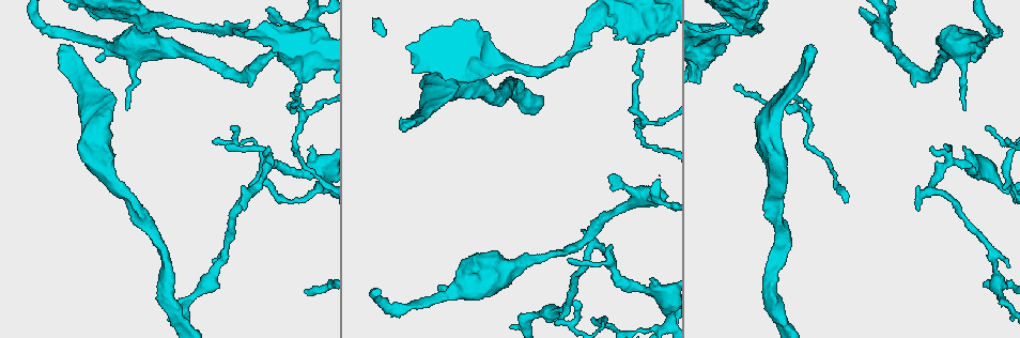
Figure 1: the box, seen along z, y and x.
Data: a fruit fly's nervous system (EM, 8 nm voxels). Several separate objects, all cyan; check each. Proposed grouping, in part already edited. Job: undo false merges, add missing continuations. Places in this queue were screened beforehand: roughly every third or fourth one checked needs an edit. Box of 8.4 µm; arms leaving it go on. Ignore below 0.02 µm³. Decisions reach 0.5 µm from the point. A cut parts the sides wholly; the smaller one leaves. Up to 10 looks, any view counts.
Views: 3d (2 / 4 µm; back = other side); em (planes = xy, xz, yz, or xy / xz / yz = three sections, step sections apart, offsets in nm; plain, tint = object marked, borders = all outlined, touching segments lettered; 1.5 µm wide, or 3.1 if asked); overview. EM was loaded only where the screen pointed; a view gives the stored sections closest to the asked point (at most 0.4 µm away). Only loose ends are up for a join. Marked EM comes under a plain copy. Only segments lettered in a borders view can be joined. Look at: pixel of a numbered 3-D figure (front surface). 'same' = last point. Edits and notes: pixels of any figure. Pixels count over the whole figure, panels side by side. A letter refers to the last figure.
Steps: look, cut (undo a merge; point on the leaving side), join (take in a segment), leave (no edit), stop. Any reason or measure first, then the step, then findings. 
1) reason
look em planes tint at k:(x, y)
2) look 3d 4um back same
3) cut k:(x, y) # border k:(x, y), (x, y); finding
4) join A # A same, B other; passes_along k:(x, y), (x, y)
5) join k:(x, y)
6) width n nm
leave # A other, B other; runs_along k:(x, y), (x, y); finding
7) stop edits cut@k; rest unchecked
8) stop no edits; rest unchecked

branch stops here
look em xz step 8 borders at 1:(402, 124)

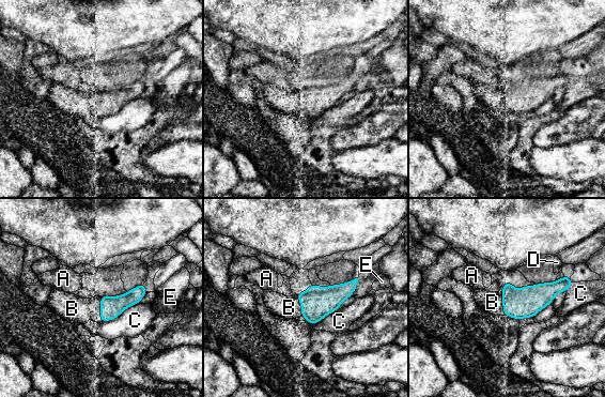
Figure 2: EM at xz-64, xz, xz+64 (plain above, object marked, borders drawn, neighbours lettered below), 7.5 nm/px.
width 160 nm
join 2:(289, 307) # A other, B same, C other, D other, E other; it goes on there

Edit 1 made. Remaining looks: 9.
redraw
look overview

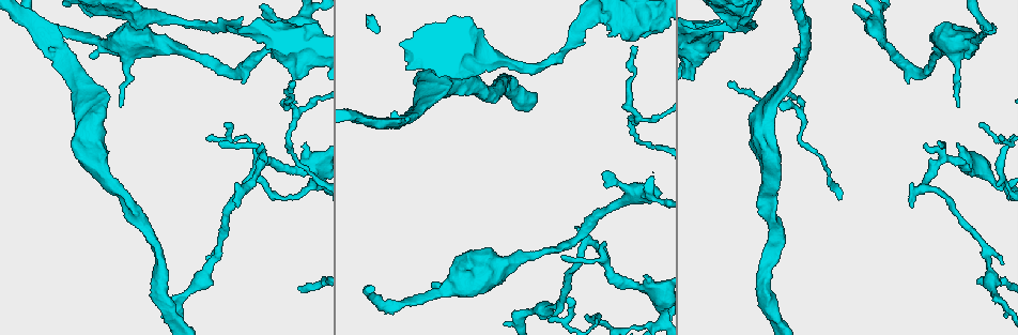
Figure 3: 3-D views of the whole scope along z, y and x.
free end
look 3d 2um at 3:(957, 106)

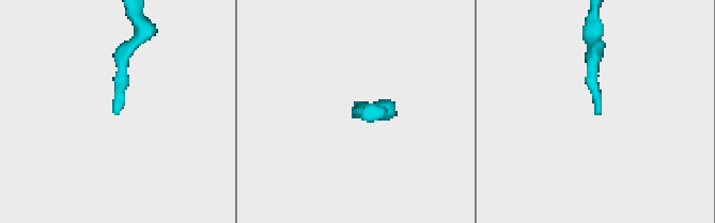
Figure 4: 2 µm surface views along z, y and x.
look em planes borders at 4:(599, 114)

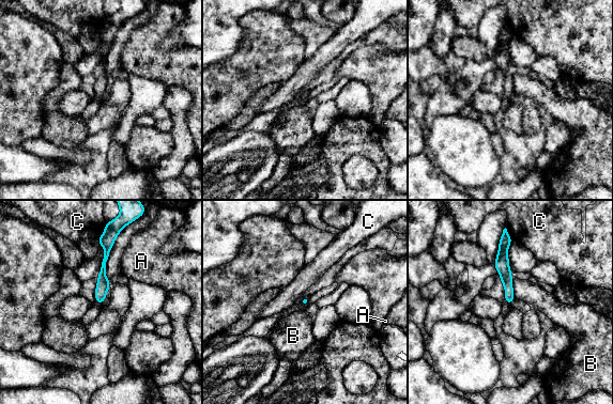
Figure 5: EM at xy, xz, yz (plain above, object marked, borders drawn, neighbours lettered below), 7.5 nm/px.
leave # A other, B other, C other; runs_along 5:(105, 238), (106, 258), (100, 300); none of them fits

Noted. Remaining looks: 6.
thick turns thin
look em planes tint at 3:(170, 20)

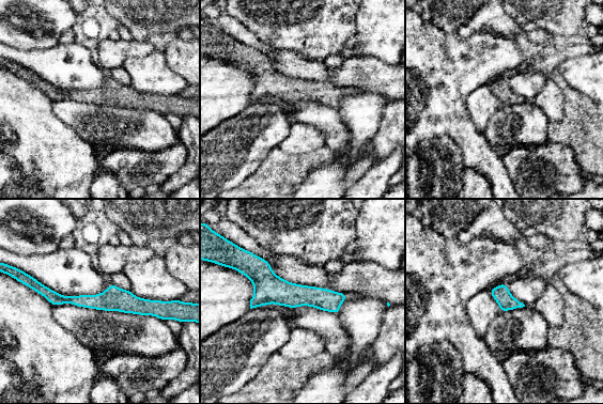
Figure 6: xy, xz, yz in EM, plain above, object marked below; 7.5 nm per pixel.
look em planes borders same

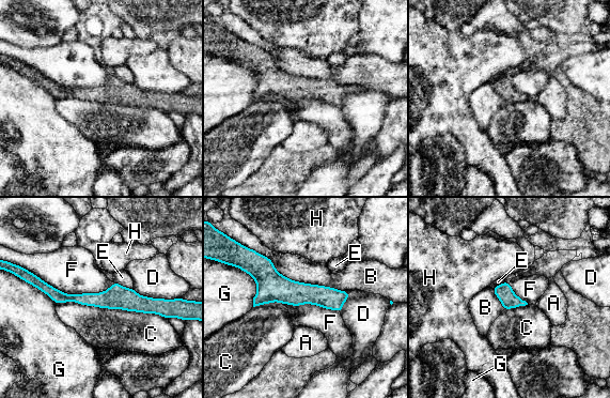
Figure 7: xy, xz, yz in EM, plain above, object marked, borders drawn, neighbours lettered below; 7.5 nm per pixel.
width 130 nm
leave # A other, B other, C other, D other, E other, F other, G other, H other; all the same neuron

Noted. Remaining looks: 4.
free end
look em planes borders at 3:(617, 35)

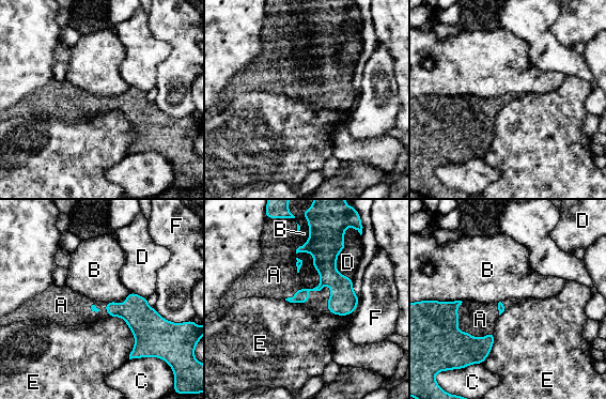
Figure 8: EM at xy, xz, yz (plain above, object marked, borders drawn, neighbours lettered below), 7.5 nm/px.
join 8:(480, 319) # A same, B other, C other, D other, E other, F other; passes_along 8:(434, 343), (465, 332), (480, 319); the neuron continues

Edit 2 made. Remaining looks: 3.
stop edits join@2, join@8; rest unchecked

